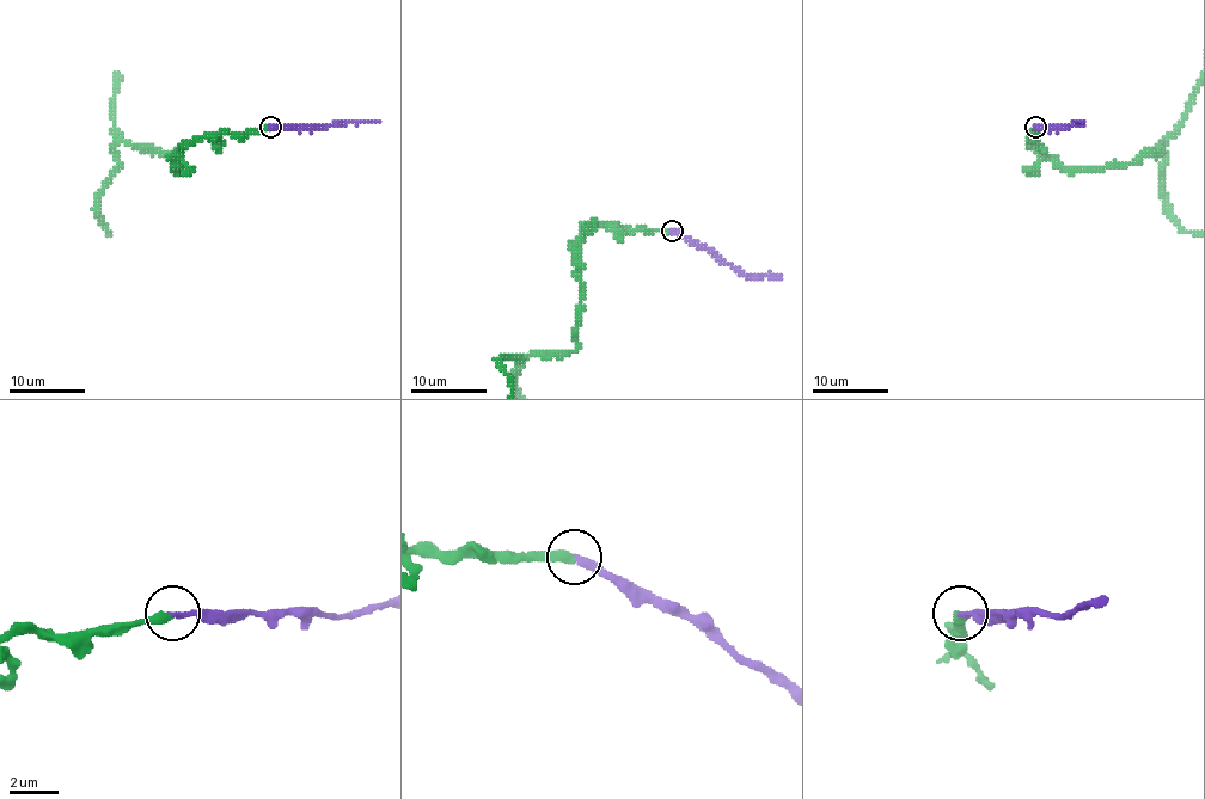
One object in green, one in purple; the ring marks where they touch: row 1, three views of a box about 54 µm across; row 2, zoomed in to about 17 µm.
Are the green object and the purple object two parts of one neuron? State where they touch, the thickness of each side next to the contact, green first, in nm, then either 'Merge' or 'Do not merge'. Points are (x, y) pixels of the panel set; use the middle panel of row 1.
Place: (672, 231). Thickness 400 nm (green) against 240 nm. Merge

